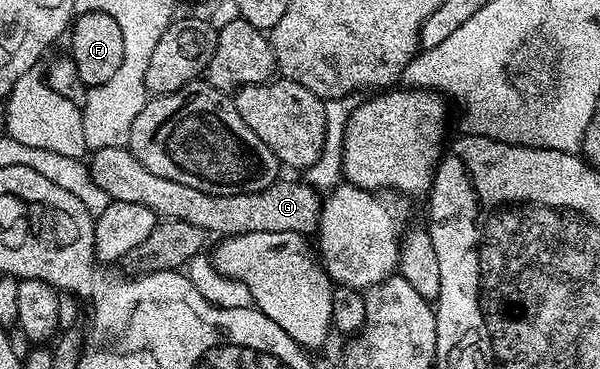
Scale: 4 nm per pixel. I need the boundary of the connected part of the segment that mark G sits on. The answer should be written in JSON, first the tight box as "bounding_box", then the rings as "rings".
{"bounding_box":[87,147,321,239],"rings":[[[104,147],[95,150],[91,157],[92,161],[87,162],[88,176],[103,196],[150,207],[157,218],[166,221],[194,223],[194,227],[204,230],[205,234],[217,233],[220,239],[254,231],[294,231],[312,235],[320,223],[321,194],[303,180],[278,179],[262,191],[242,195],[210,195],[198,191],[198,187],[186,187],[186,183],[174,183],[174,179],[162,179],[162,175],[146,171],[127,147]]]}

